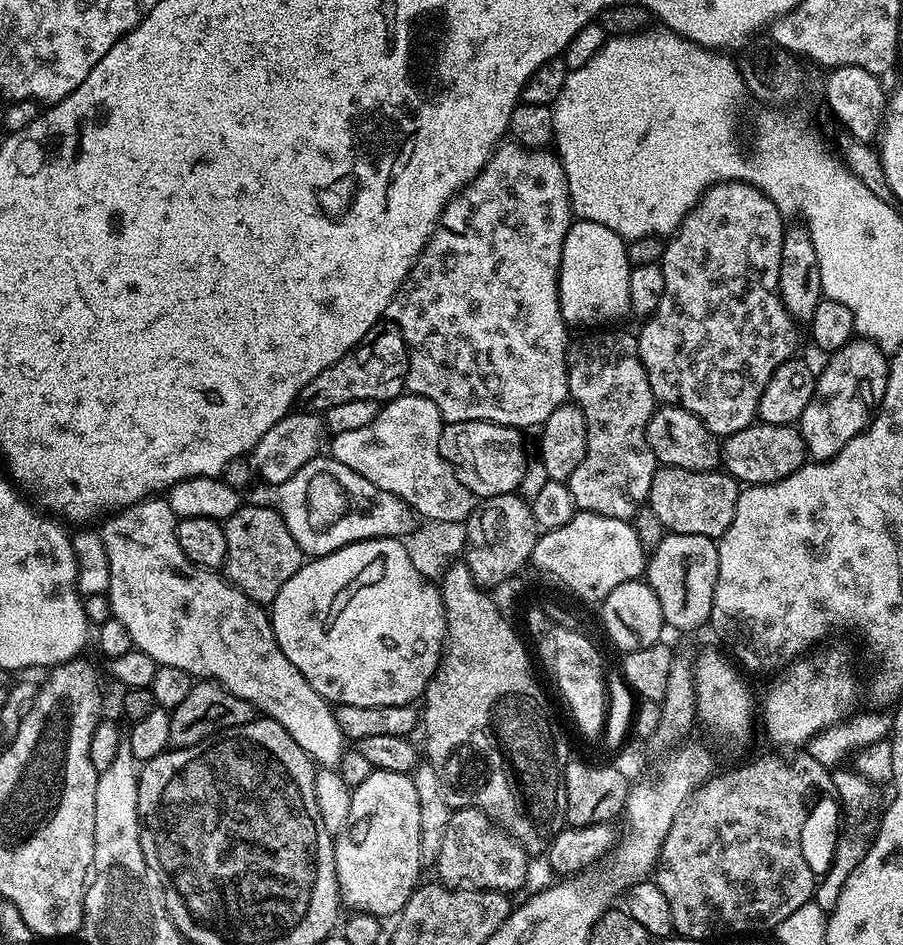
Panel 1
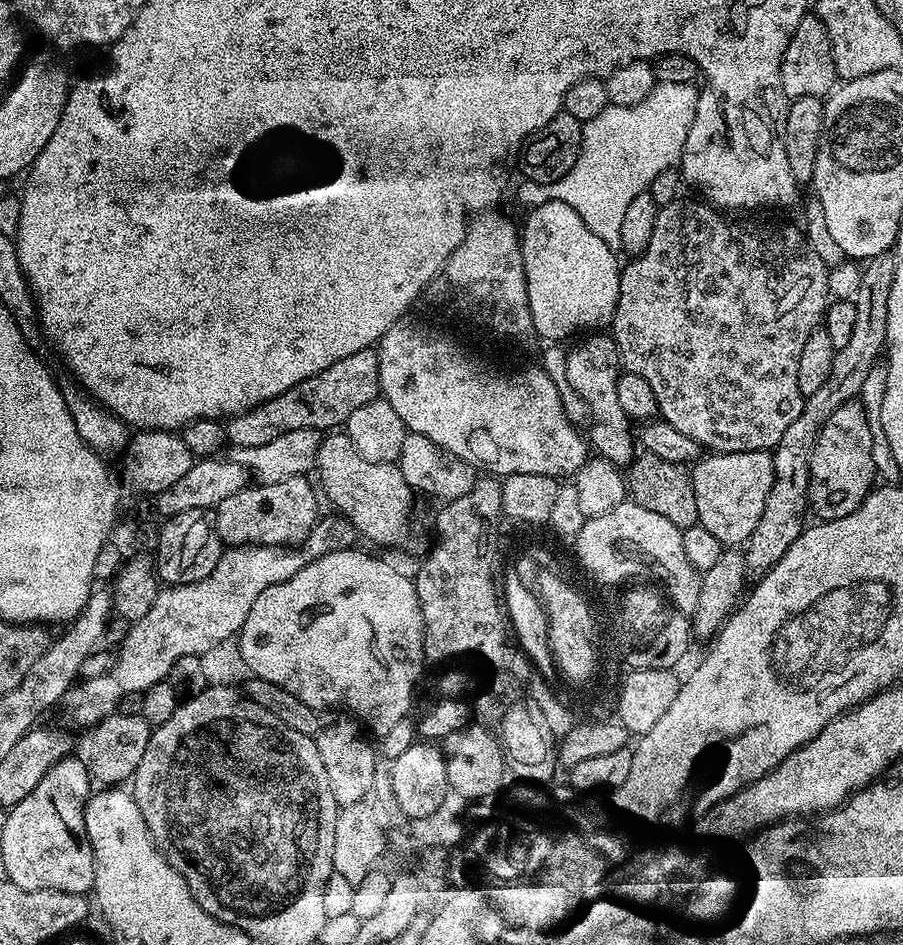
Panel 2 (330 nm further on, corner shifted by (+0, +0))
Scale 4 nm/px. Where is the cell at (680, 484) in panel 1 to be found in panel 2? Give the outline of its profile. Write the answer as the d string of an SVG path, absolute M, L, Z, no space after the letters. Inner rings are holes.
M750 450L708 454L691 465L690 475L694 503L698 506L698 523L706 526L706 530L725 546L747 545L775 480L772 452Z

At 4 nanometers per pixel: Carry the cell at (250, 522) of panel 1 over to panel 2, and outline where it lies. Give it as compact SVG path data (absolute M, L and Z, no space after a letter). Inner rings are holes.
M295 476L286 478L286 482L253 483L238 490L215 507L216 533L228 546L261 544L267 548L287 550L303 544L322 512L316 501L317 489L314 484L312 489L310 481L308 476Z

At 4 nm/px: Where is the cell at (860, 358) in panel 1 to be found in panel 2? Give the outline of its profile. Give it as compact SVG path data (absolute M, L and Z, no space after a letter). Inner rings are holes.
M853 399L838 407L817 434L809 460L808 486L808 508L812 516L816 515L817 521L837 520L846 518L846 514L854 514L872 491L877 474L871 429L866 410Z

